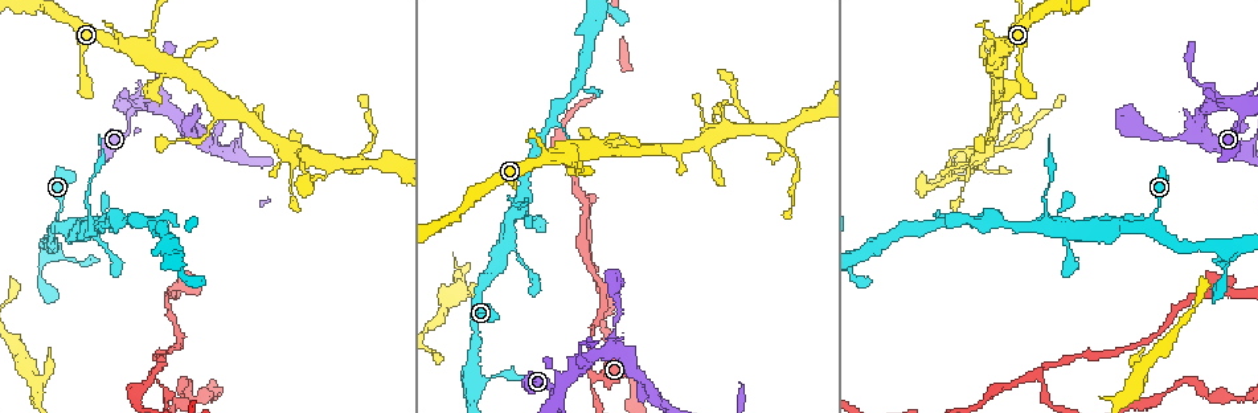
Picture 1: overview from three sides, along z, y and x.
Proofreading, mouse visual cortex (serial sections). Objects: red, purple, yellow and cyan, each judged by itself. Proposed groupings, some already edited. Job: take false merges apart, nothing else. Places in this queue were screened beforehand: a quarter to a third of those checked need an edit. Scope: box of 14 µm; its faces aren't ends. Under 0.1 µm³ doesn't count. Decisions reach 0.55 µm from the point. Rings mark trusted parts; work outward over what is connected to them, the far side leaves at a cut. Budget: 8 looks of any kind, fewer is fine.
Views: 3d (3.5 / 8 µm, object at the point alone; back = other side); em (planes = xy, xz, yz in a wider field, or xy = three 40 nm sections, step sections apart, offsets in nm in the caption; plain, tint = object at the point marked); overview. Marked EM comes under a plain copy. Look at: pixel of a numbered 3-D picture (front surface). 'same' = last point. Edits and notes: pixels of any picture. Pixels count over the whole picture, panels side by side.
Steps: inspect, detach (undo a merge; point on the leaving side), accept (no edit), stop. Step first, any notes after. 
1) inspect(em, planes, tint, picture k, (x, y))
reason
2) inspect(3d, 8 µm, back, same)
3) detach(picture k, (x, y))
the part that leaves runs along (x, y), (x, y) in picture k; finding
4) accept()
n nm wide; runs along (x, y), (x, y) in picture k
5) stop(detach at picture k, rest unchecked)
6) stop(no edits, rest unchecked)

inspect(3d, 3.5 µm, picture 1, (55, 219))
three arms meet

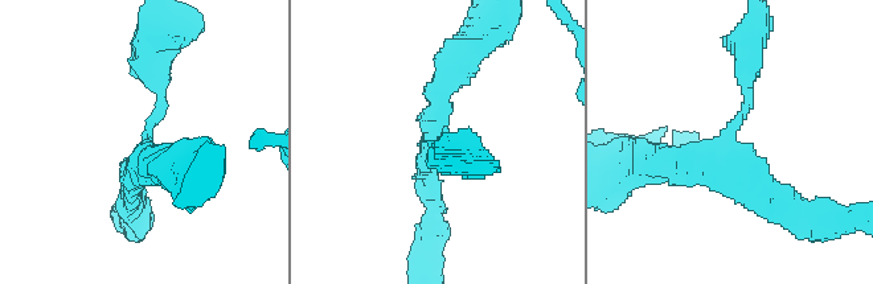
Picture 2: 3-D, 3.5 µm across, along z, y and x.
inspect(em, xy, step 5, tint, picture 2, (447, 128))
3 arms; arms of 150, 300, 300 nm

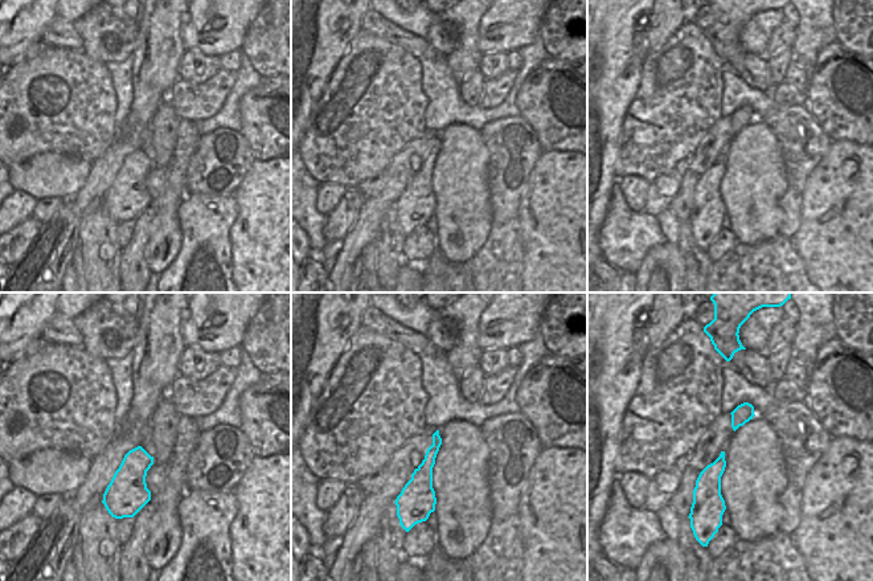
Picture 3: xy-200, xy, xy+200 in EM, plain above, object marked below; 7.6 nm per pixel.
accept()
runs along (749, 58), (749, 103), (718, 140), (650, 164) in picture 2; continuous, no second cell

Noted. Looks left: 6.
inspect(3d, 3.5 µm, picture 1, (1071, 249))
thick turns thin

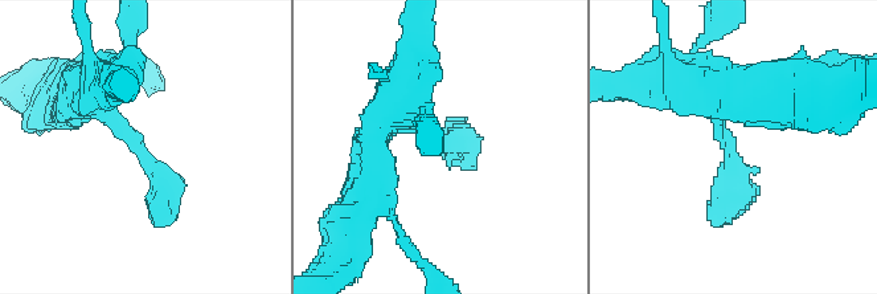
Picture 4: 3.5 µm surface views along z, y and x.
inspect(em, xy, step 1, tint, picture 4, (726, 149))

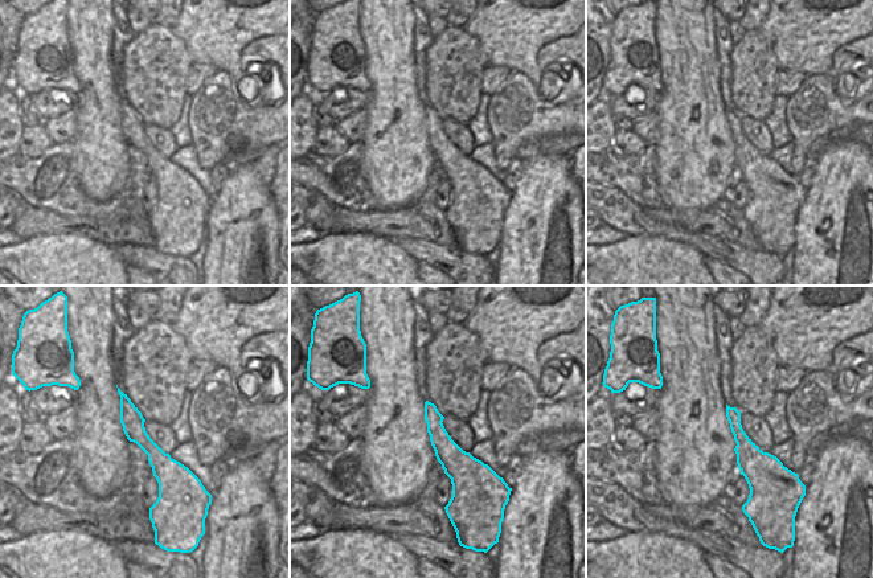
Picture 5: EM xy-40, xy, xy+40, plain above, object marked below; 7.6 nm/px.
accept()
all the same cell

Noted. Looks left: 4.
inspect(3d, 3.5 µm, picture 1, (353, 164))
side arm on a straight run

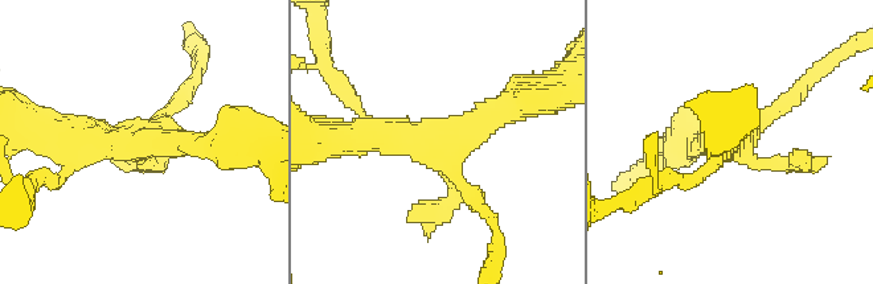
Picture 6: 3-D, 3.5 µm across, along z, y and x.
inspect(em, xy, step 2, tint, picture 6, (432, 144))

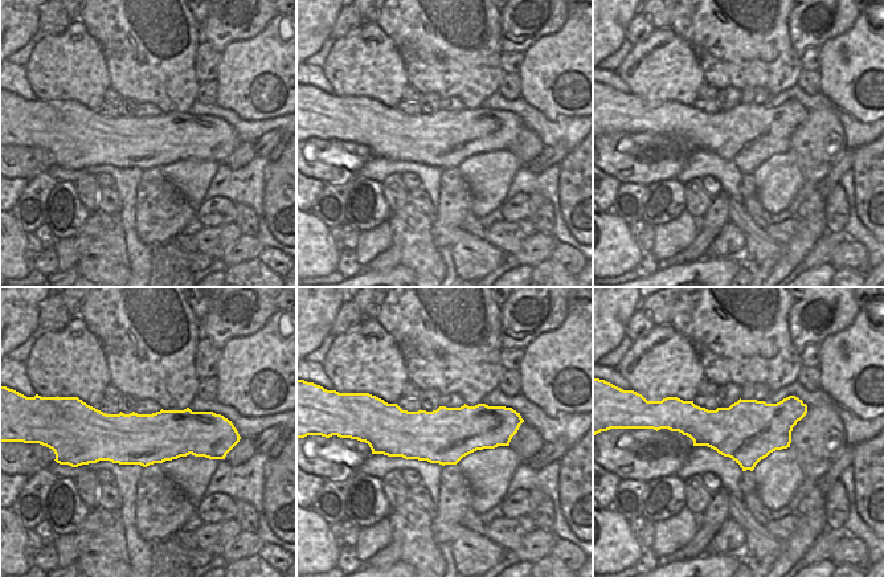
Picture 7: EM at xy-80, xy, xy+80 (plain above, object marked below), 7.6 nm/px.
detach(picture 6, (794, 91))
420 nm wide; the part that leaves runs along (762, 118), (851, 45) in picture 6; a second cell is stuck on

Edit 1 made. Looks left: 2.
stop(detach at picture 6, rest unchecked)

